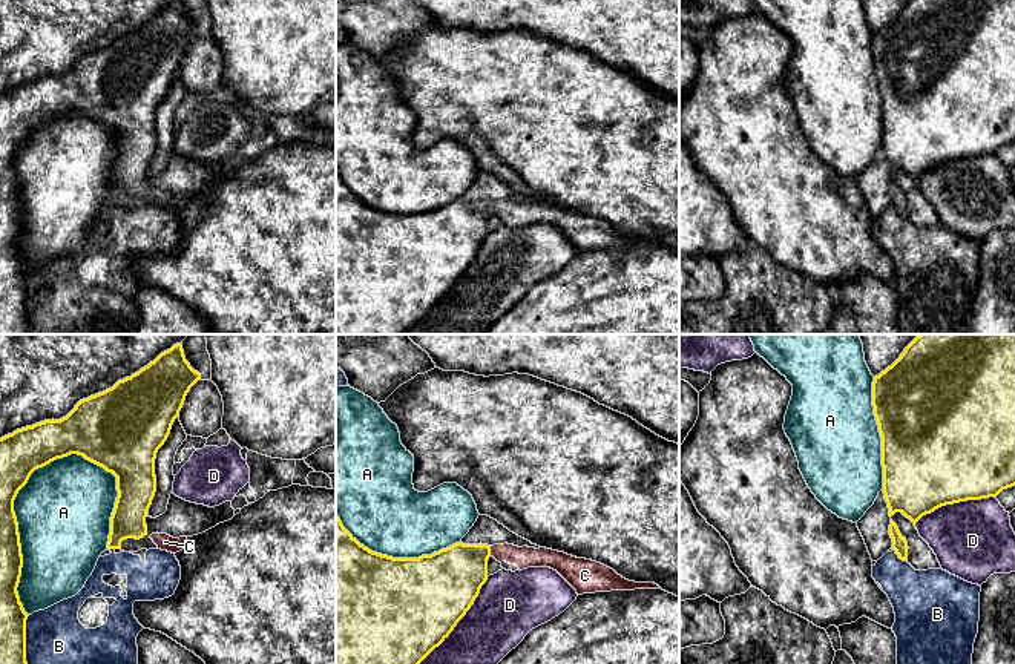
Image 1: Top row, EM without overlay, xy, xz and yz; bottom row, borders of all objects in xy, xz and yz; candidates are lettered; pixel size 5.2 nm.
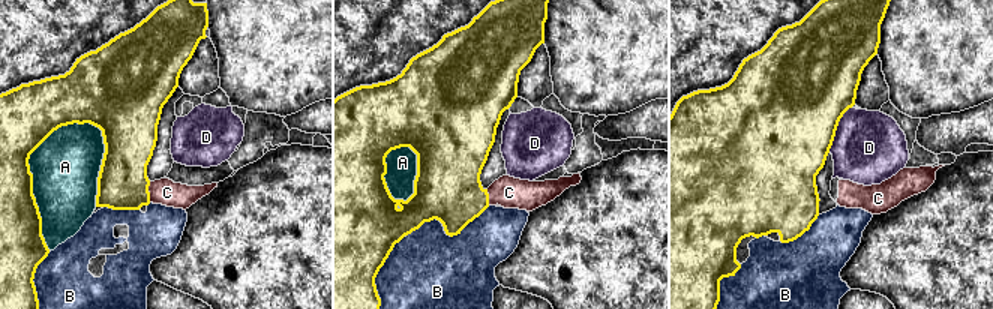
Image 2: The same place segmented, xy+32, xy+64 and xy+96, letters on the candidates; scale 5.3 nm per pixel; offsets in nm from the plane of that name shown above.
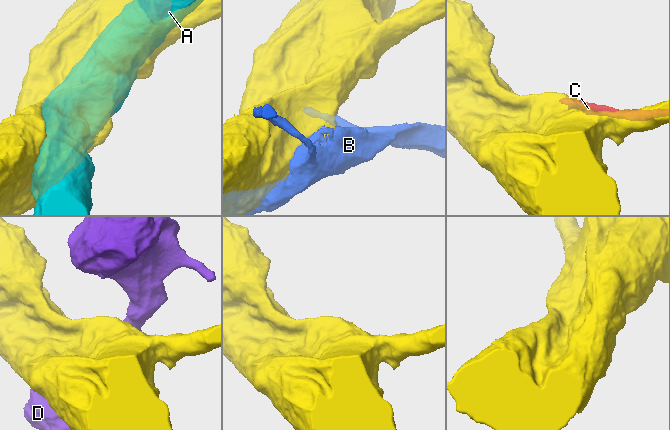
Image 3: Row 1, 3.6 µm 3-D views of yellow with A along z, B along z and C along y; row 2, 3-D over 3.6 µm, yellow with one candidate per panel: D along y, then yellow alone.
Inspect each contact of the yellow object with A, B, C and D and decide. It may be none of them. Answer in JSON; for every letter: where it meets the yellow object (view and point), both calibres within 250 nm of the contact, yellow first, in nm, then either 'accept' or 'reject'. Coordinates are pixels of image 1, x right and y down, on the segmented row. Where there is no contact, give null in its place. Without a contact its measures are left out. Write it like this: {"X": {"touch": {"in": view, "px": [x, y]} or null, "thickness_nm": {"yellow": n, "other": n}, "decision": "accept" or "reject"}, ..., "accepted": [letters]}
{"A": {"touch": {"in": "xy", "px": [16, 522]}, "thickness_nm": {"yellow": 160, "other": 480}, "decision": "reject"}, "B": {"touch": {"in": "xy", "px": [25, 640]}, "thickness_nm": {"yellow": 140, "other": 300}, "decision": "reject"}, "C": {"touch": {"in": "xz", "px": [489, 551]}, "thickness_nm": {"yellow": 320, "other": 120}, "decision": "accept"}, "D": {"touch": {"in": "xz", "px": [459, 620]}, "thickness_nm": {"yellow": 480, "other": 320}, "decision": "reject"}, "accepted": ["C"]}

